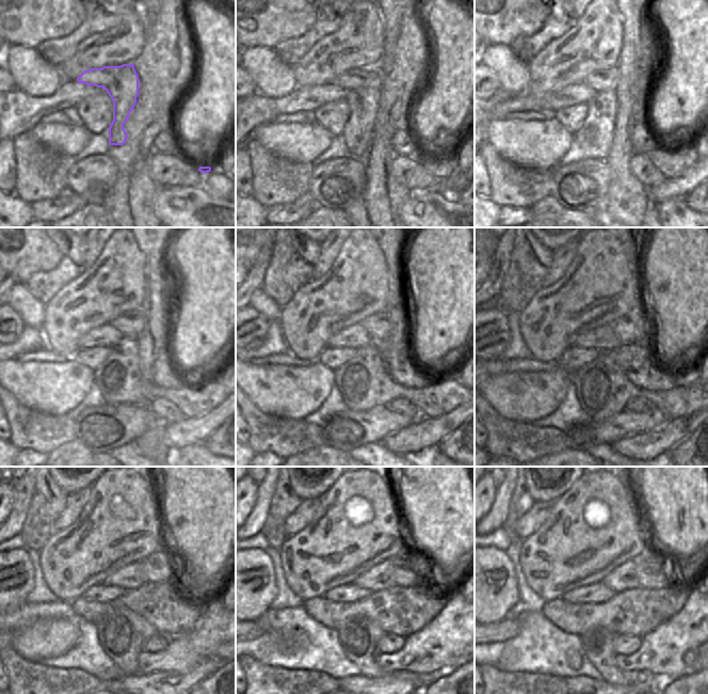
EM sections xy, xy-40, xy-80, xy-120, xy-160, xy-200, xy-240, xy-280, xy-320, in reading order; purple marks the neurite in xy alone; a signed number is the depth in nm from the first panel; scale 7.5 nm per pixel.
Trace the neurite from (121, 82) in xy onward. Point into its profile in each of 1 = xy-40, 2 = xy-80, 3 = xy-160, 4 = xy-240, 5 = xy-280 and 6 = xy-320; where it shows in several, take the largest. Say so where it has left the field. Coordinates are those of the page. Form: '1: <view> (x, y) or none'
1: xy-40 (363, 84)
2: xy-80 (594, 138)
3: xy-160 (364, 381)
4: xy-240 (123, 633)
5: xy-280 (359, 637)
6: xy-320 (597, 644)

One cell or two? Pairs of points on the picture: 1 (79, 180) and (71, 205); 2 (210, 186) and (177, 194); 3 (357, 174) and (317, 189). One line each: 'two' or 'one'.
1: two
2: two
3: one

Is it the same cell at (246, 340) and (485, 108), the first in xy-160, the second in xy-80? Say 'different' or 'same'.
different

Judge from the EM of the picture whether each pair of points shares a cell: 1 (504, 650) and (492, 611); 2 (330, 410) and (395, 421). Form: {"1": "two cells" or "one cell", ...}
{"1": "two cells", "2": "two cells"}

